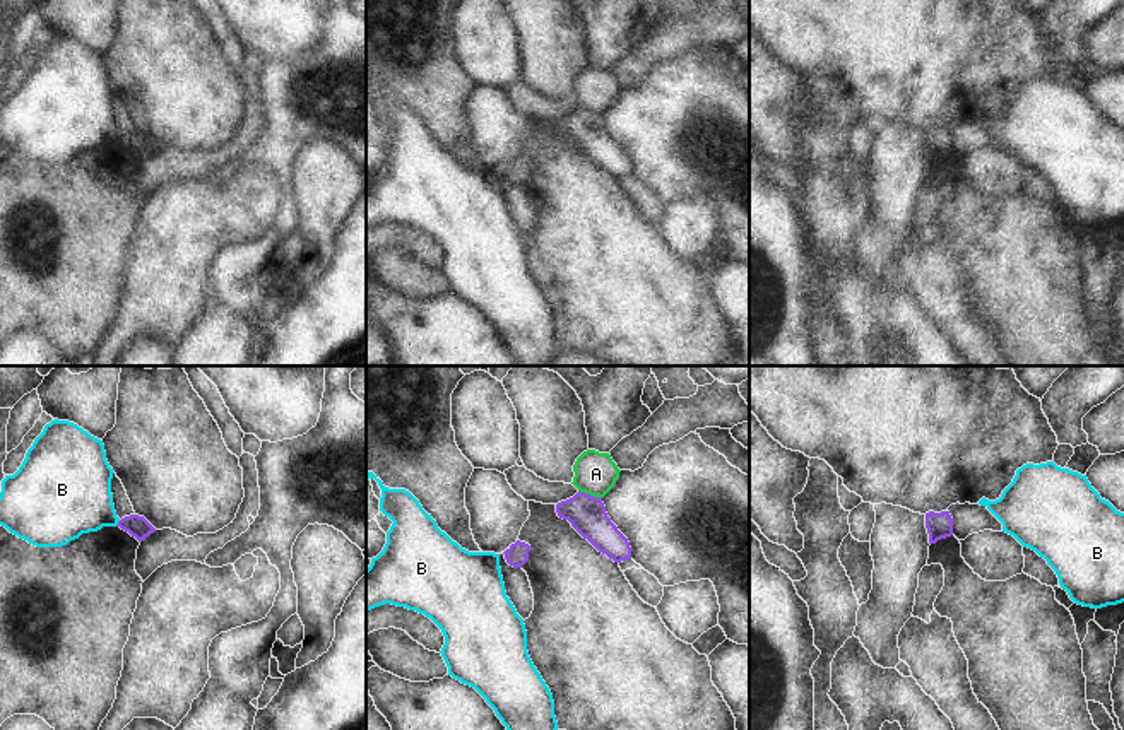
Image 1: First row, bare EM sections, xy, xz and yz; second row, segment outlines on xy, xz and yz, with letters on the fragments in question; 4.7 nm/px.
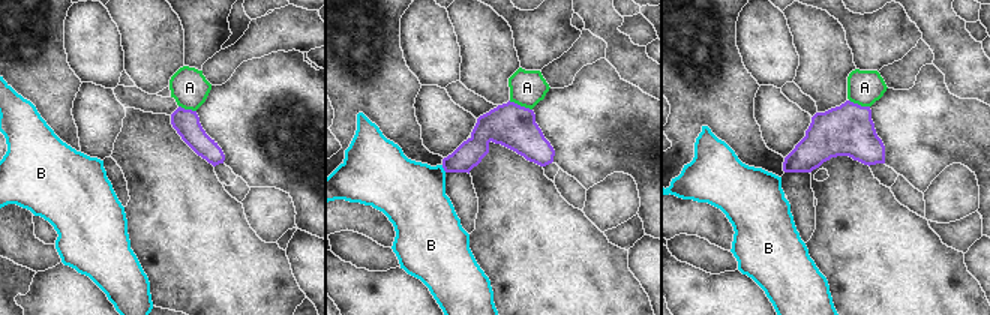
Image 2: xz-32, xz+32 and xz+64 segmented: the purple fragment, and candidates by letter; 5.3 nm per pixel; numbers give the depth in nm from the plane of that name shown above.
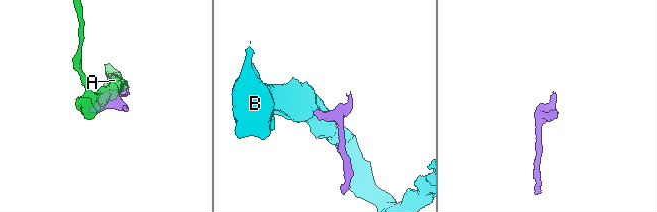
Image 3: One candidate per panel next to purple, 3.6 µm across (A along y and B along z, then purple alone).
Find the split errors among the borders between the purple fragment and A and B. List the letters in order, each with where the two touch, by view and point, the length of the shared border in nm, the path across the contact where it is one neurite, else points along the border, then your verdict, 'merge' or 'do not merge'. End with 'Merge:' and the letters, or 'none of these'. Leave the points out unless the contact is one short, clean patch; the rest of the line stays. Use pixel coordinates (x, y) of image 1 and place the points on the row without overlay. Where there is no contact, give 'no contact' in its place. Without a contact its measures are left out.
A: xz (589, 111) | 120 nm | do not merge
B: xy (118, 141) | 40 nm | along xy (120, 137), (115, 142) | do not merge
Merge: none of these

